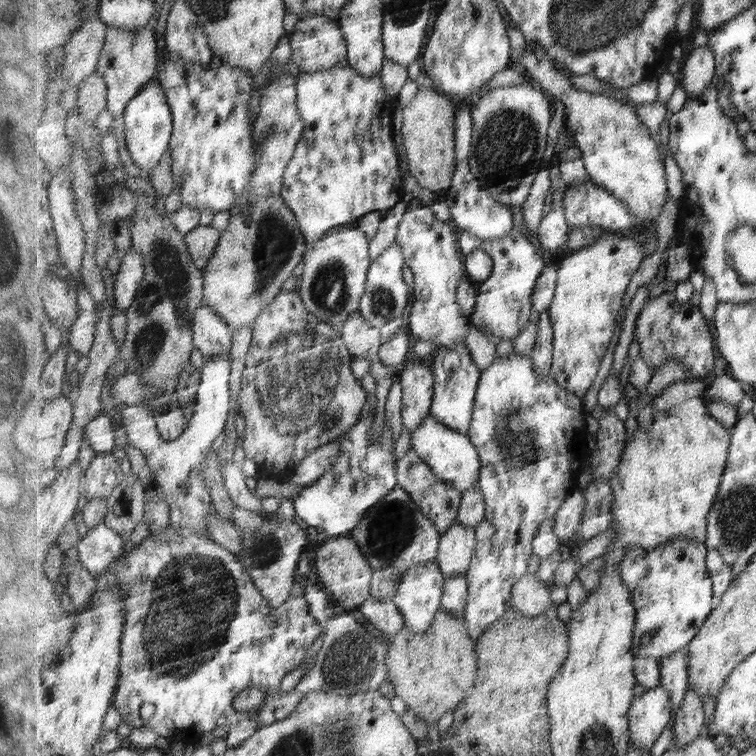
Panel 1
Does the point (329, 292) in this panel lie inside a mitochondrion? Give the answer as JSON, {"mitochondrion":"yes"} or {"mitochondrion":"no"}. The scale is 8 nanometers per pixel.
{"mitochondrion":"yes"}

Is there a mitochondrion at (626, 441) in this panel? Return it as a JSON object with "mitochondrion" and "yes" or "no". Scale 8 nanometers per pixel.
{"mitochondrion":"no"}

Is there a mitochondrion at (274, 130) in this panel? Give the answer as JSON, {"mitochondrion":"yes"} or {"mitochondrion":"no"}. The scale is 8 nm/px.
{"mitochondrion":"yes"}

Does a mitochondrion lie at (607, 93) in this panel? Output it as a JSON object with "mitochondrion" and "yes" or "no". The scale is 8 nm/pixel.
{"mitochondrion":"no"}

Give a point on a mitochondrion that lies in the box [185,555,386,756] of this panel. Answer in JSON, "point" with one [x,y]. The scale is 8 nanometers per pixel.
{"point":[351,662]}

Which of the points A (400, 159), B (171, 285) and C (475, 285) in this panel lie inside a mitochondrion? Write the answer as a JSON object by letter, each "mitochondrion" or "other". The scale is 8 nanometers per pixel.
{"A":"other","B":"mitochondrion","C":"other"}

